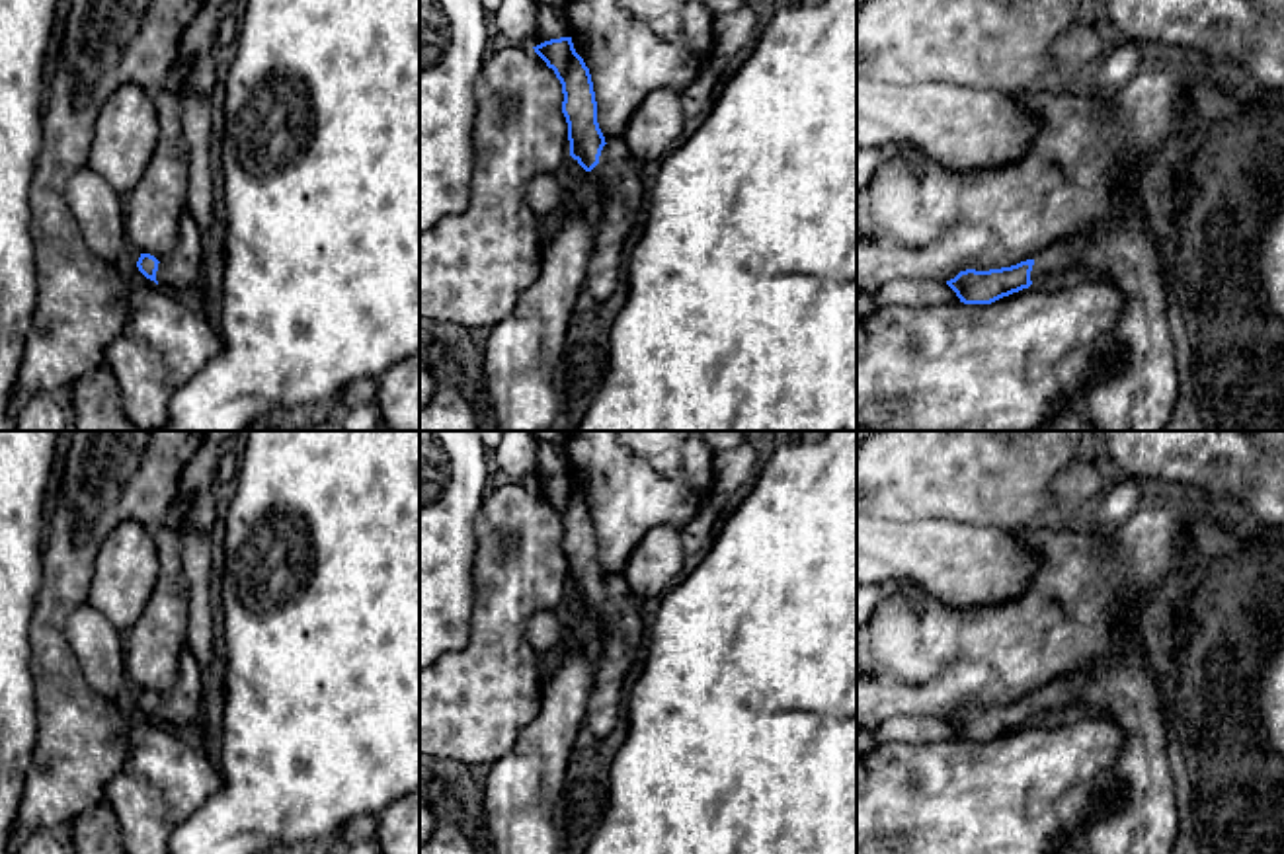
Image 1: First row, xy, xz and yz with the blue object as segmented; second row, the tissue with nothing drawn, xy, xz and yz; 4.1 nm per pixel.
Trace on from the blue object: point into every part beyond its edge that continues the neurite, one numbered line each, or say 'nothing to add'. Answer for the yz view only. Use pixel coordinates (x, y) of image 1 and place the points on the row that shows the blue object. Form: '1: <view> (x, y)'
1: yz (1140, 394)

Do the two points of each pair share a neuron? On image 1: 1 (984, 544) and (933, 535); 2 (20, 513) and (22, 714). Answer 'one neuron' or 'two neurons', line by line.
1: one neuron
2: one neuron

